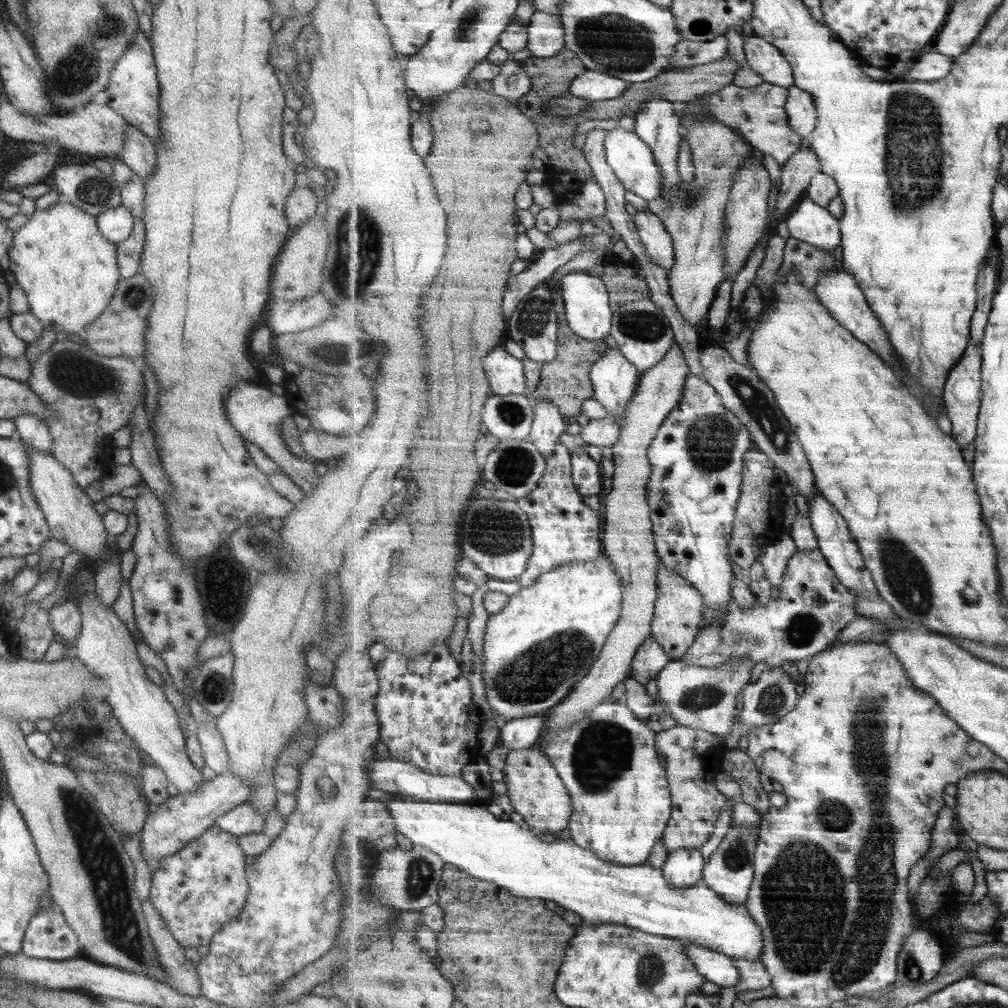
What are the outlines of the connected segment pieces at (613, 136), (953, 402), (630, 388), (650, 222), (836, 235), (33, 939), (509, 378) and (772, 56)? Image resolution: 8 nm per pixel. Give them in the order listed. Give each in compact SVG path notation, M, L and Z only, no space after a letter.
M620 127L608 132L605 141L608 163L613 167L615 174L621 179L627 190L635 193L644 200L653 200L660 196L662 191L662 172L657 164L652 148L636 132L622 130Z
M971 336L969 346L965 349L961 360L949 371L943 391L944 406L947 410L946 416L952 423L951 435L962 449L974 444L978 433L978 418L982 405L982 364L984 360L982 349L977 344L978 342L974 341L973 336Z
M619 346L605 347L601 358L591 367L590 377L598 400L613 414L617 424L624 417L627 405L635 396L640 370L624 355Z
M648 209L636 210L634 221L643 244L655 261L655 266L665 268L667 274L671 274L671 270L675 266L675 249L672 236L668 233L661 217Z
M806 194L785 221L791 237L811 243L821 250L831 252L842 244L840 220Z
M57 907L35 913L24 930L23 952L29 958L63 961L80 955L81 948Z
M503 344L484 360L485 370L495 395L525 395L528 376L520 358L513 356Z
M759 35L744 40L744 51L749 67L763 77L764 82L790 88L794 86L794 70L781 50Z

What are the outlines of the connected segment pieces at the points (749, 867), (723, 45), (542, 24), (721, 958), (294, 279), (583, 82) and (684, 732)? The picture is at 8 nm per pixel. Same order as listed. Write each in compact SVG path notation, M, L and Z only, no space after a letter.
M731 825L717 850L704 868L704 880L723 900L731 904L746 904L756 876L756 846L758 830L743 832Z
M724 35L716 36L707 42L696 40L682 40L677 44L677 52L673 54L673 66L667 71L687 69L718 62L728 56L727 38Z
M535 11L527 26L527 50L531 52L531 57L549 58L566 49L565 28L561 16Z
M685 943L689 959L695 963L697 972L719 988L735 987L741 982L741 973L731 957L703 948L699 944Z
M320 212L314 215L299 228L289 233L274 263L273 276L270 280L270 296L274 300L295 302L313 296L320 288L320 276L324 264L325 240L327 229Z
M587 70L573 80L570 94L589 102L602 101L621 96L628 86L631 83L617 76Z
M678 725L657 732L656 744L668 772L669 788L672 792L672 818L669 819L663 836L664 846L669 855L685 848L699 849L711 840L715 832L715 822L729 804L727 796L721 794L715 784L715 768L722 764L721 756L695 752L695 730L688 726Z

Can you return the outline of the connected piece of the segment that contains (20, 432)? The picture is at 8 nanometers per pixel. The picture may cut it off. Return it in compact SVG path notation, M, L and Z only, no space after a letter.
M20 414L11 418L16 426L16 437L23 444L41 454L50 454L51 433L45 422L32 414Z

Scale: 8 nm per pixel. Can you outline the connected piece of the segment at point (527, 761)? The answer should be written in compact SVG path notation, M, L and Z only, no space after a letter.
M539 748L509 752L503 771L507 794L511 797L514 810L531 829L538 834L559 834L565 828L570 828L574 811L572 794L552 760Z

